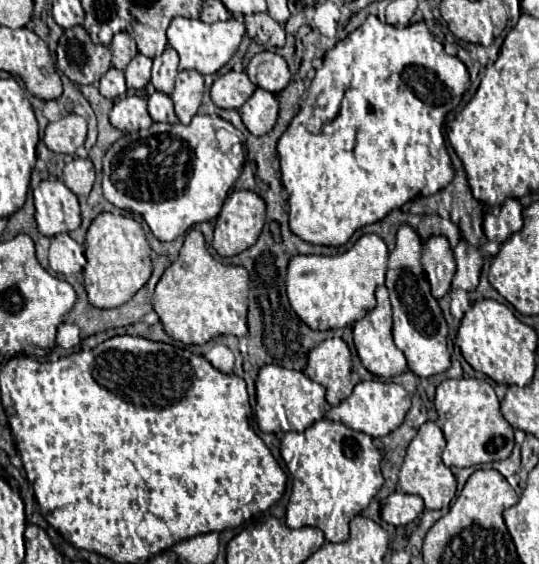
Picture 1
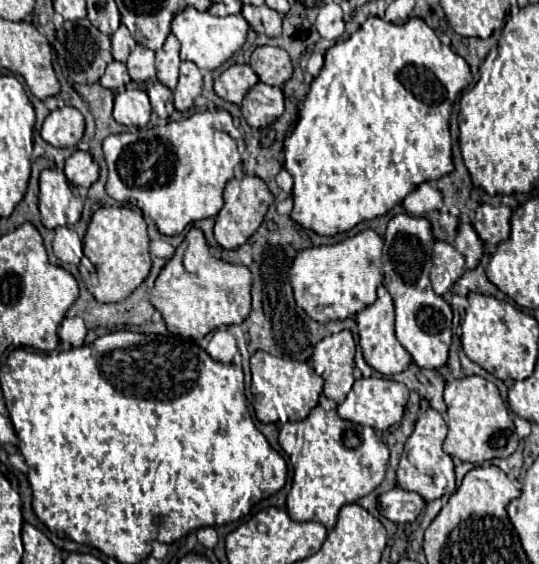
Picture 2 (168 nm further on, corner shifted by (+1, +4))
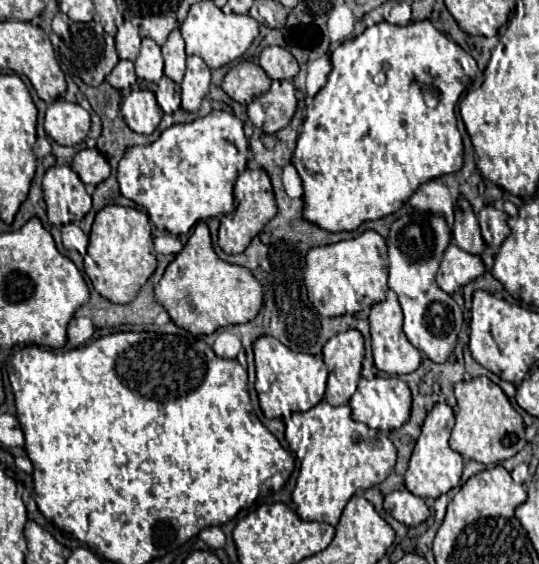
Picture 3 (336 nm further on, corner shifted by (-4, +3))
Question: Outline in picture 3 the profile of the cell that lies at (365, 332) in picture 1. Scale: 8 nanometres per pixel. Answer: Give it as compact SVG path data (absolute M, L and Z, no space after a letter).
M388 290L386 300L372 306L372 312L370 312L370 334L372 334L372 352L374 352L376 368L386 372L386 374L392 374L392 376L410 374L422 362L420 352L408 342L408 338L406 338L406 334L402 330L402 320L404 318L402 318L402 308L398 304L398 298L396 298L396 294L392 290Z

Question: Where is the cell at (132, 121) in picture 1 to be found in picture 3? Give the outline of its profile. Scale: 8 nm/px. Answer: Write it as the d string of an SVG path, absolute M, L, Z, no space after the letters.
M136 90L122 100L124 122L138 134L152 134L160 124L162 112L150 90Z

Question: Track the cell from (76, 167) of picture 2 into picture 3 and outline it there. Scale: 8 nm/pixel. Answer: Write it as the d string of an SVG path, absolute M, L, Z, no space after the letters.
M84 148L74 156L72 168L76 170L76 174L80 176L80 180L84 184L100 184L102 180L106 180L110 176L110 164L106 160L106 156L102 152L98 152L96 148Z

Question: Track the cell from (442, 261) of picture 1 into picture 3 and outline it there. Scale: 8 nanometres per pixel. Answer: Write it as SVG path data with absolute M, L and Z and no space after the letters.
M450 244L440 262L438 286L444 292L454 294L456 290L460 290L468 282L476 280L484 272L486 272L486 268L484 268L484 262L480 260L480 256L468 254L462 248L458 248L456 244Z

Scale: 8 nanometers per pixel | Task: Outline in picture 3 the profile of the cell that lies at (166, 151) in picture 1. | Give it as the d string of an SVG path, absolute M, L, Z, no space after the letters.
M222 110L190 124L174 124L148 146L132 146L118 164L118 184L122 196L142 206L158 230L170 234L188 234L188 230L206 218L234 210L232 188L240 172L246 170L246 154L226 138L246 138L242 122Z

